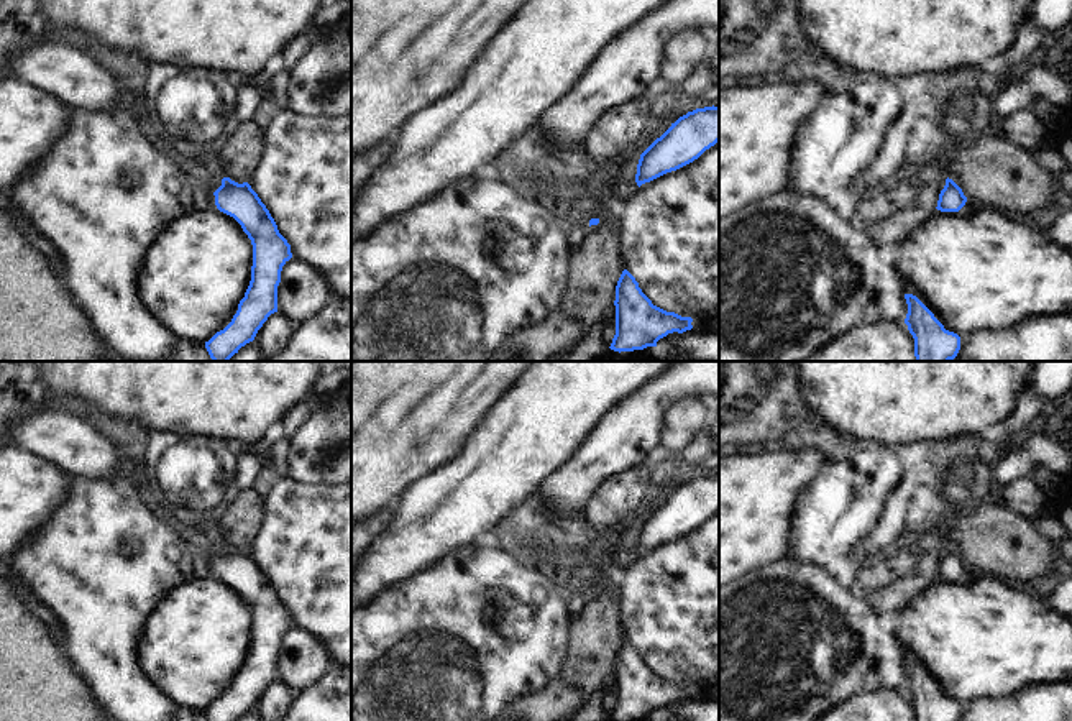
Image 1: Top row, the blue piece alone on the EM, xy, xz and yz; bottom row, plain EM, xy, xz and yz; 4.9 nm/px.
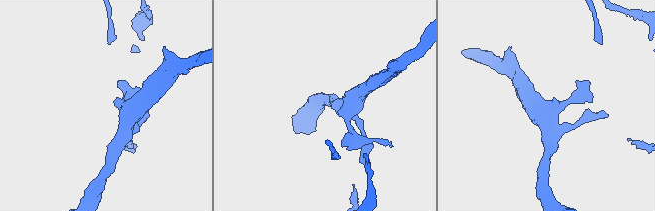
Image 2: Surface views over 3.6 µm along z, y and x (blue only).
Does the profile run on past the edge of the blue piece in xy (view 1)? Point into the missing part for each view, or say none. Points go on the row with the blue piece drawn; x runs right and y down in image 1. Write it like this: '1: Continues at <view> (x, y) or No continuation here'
1: No continuation here

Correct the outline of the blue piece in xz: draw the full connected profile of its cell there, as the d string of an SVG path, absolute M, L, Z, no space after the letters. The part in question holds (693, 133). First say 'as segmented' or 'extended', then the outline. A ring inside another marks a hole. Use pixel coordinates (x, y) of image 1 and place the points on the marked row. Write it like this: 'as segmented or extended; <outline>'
as segmented; M719 107L688 112L640 154L637 186L693 163L717 141Z

